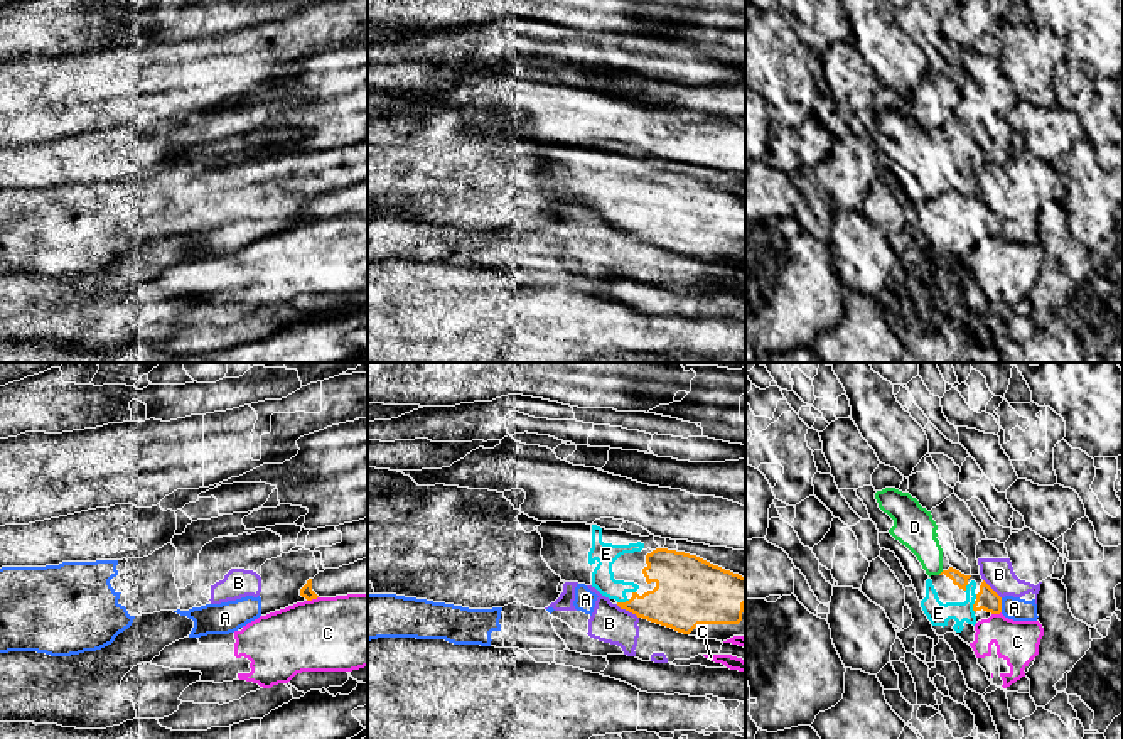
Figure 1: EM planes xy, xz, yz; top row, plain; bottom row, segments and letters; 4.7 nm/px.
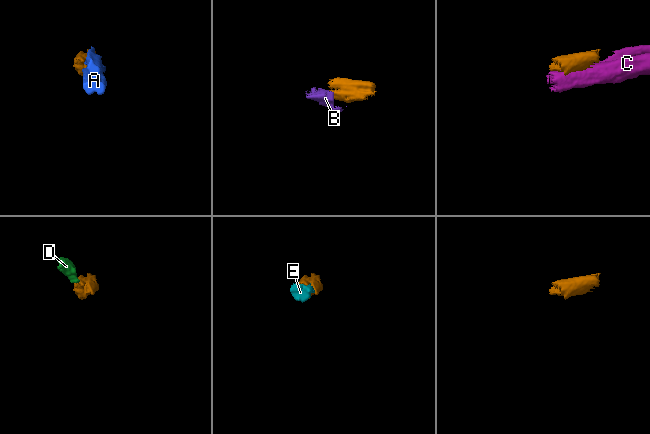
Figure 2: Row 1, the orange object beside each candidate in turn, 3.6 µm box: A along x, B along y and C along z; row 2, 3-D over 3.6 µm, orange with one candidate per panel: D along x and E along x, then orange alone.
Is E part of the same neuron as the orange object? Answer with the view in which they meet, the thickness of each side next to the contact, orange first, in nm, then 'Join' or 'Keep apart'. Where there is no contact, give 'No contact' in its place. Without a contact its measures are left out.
Touches orange in xz. Thickness 240 nm (orange) against 110 nm. Join

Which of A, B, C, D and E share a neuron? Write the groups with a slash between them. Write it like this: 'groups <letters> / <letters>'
groups A B / C / D / E

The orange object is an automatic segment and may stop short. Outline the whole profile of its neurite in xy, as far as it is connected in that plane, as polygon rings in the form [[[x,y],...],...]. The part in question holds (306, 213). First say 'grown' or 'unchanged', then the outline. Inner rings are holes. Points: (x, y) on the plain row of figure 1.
grown | [[[368,181],[339,191],[325,191],[300,211],[307,223],[347,216],[368,216]]]

